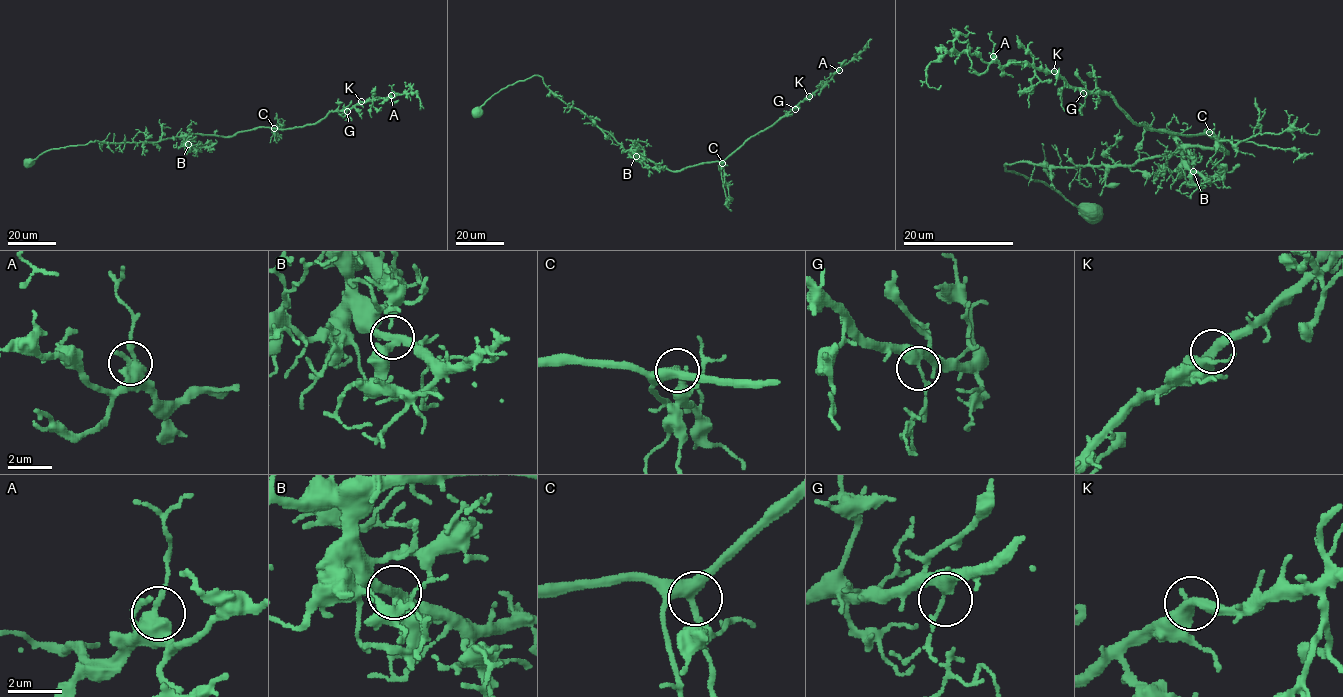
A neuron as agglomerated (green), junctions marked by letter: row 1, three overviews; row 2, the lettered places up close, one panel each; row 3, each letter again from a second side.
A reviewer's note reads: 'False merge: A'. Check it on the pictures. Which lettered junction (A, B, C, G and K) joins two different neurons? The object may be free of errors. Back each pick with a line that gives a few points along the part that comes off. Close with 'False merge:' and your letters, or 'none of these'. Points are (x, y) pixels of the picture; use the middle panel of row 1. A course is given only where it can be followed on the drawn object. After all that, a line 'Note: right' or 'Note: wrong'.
False merge: none of these
Note: wrong

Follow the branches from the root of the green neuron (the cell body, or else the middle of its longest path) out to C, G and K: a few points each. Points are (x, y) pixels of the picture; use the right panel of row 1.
C: (1093, 212), (1087, 217), (1046, 183), (1006, 165), (1131, 165), (1187, 147), (1227, 152), (1209, 132)
G: (1093, 212), (1006, 165), (1227, 152), (1206, 130), (1152, 130), (1108, 94), (1083, 93)
K: (1093, 212), (1006, 165), (1227, 152), (1206, 130), (1138, 125), (1054, 71)

